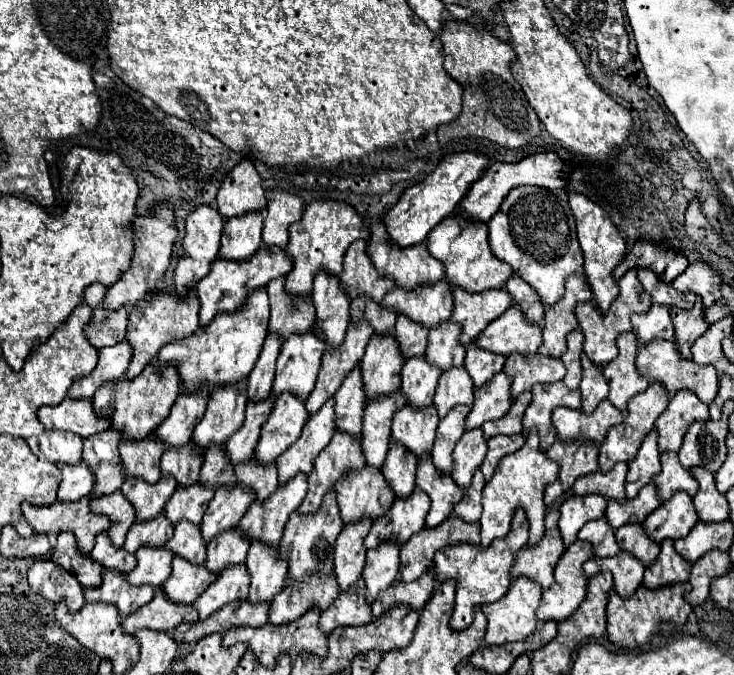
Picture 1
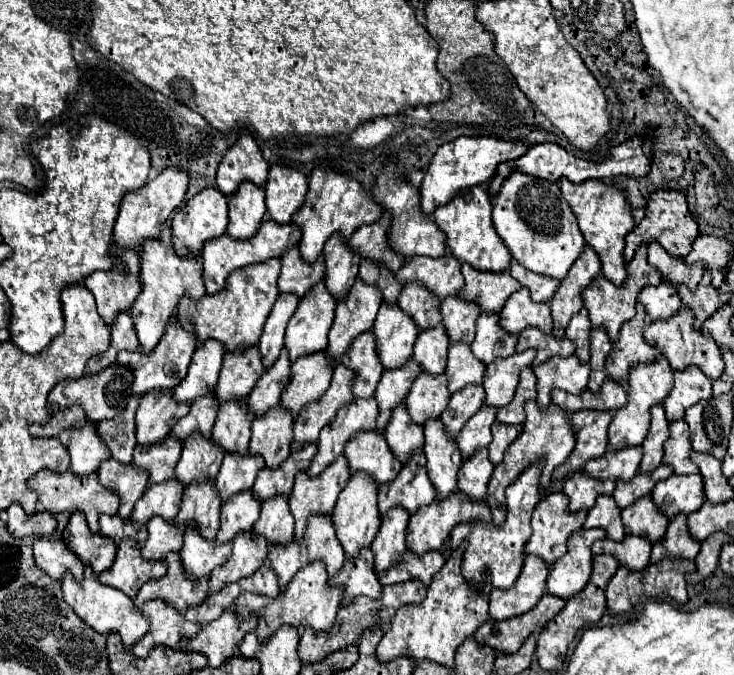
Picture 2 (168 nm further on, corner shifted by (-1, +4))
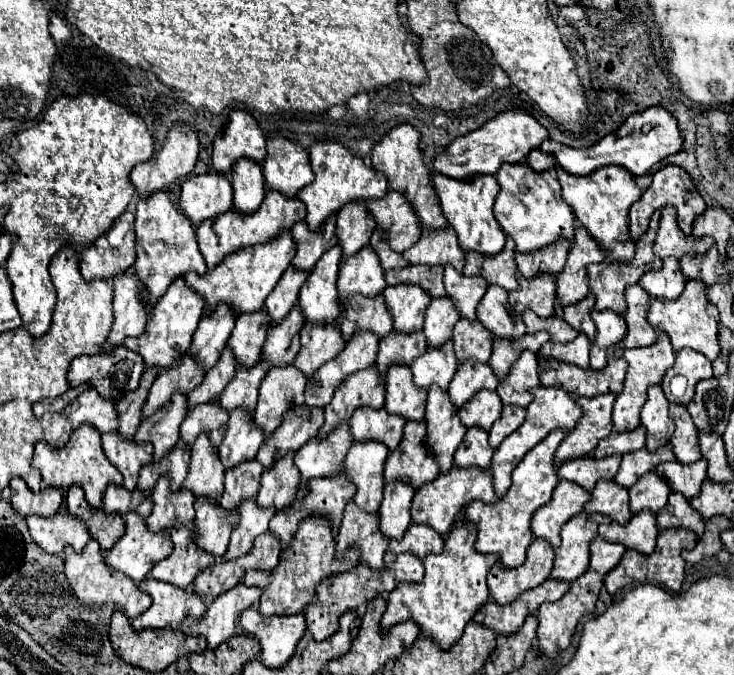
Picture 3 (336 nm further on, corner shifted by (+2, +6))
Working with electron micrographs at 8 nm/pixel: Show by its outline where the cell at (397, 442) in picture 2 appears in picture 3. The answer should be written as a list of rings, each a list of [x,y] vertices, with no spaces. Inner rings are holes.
[[[391,367],[387,373],[385,409],[395,415],[403,415],[409,421],[419,421],[425,415],[427,391],[419,391],[413,385],[409,367]]]

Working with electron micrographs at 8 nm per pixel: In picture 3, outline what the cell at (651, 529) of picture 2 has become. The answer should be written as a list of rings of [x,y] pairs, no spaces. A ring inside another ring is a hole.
[[[651,471],[629,489],[629,497],[631,497],[631,513],[639,513],[641,509],[651,509],[653,513],[657,513],[659,509],[663,509],[663,503],[667,503],[669,487],[663,477]]]

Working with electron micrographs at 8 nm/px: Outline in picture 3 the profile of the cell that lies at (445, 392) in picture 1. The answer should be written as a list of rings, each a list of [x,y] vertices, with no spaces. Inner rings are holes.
[[[459,319],[453,329],[453,343],[459,363],[463,363],[465,359],[487,363],[491,357],[491,347],[493,347],[491,333],[477,319],[475,323],[467,323],[467,319]]]

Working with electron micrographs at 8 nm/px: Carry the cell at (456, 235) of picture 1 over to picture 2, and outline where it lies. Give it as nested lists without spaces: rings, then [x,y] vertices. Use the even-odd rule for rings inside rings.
[[[488,183],[478,185],[474,189],[460,191],[458,197],[450,201],[450,205],[442,205],[434,211],[434,223],[446,235],[446,247],[460,263],[468,263],[480,271],[502,273],[510,267],[512,255],[498,237],[496,229],[492,227],[492,197],[488,195]]]

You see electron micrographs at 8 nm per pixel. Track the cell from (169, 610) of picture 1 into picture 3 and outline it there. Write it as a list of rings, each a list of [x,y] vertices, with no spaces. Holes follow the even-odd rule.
[[[189,523],[187,527],[171,527],[169,533],[175,545],[173,553],[149,571],[151,579],[189,587],[201,569],[215,563],[211,555],[203,555],[203,551],[191,543],[191,531],[195,531],[195,523]]]

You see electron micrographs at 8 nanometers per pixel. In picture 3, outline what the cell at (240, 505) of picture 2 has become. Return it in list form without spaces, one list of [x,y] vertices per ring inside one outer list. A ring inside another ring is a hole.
[[[257,459],[251,463],[243,463],[243,467],[235,467],[235,471],[225,471],[225,491],[221,495],[221,507],[231,511],[245,497],[255,497],[259,491],[259,477],[263,467],[259,467]]]

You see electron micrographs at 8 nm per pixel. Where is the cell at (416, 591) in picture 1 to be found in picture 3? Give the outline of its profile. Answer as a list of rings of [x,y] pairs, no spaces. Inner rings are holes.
[[[413,523],[407,529],[407,535],[403,535],[403,539],[389,541],[389,549],[385,553],[385,565],[391,567],[397,559],[397,553],[413,553],[419,559],[423,559],[427,553],[439,553],[443,551],[443,537],[435,535],[435,531],[431,531],[431,527],[419,527],[417,523]]]

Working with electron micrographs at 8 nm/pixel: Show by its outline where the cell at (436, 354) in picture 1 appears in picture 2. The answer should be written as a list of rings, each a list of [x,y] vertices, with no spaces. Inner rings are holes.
[[[446,297],[440,305],[442,325],[450,343],[472,343],[474,341],[474,323],[480,315],[478,305],[464,301],[462,297]]]

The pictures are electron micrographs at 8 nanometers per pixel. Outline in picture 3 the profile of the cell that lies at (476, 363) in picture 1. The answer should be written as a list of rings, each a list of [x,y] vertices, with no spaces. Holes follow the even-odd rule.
[[[489,287],[477,307],[477,319],[493,333],[493,337],[519,339],[525,335],[525,323],[521,315],[515,315],[507,307],[507,291],[501,287]]]

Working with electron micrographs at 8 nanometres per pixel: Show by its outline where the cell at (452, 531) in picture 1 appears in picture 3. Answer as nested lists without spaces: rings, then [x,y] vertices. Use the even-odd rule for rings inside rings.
[[[453,467],[451,471],[447,471],[447,475],[439,473],[431,483],[419,487],[419,491],[413,497],[413,505],[411,505],[411,519],[413,523],[429,525],[437,533],[445,535],[451,529],[451,525],[455,523],[457,513],[463,513],[465,505],[475,499],[485,501],[485,503],[497,501],[497,495],[491,483],[491,471],[479,471],[479,469],[463,471],[463,467]]]

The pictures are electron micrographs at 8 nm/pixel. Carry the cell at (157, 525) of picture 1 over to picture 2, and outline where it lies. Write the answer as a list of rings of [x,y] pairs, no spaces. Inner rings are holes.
[[[166,481],[158,485],[150,485],[144,497],[134,507],[130,521],[146,525],[152,517],[160,515],[164,521],[174,521],[182,501],[182,485],[178,481]]]

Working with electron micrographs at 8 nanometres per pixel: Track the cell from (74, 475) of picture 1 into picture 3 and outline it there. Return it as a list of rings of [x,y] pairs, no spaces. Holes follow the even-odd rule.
[[[89,387],[85,389],[67,409],[65,415],[77,429],[81,423],[91,423],[99,433],[115,431],[119,421],[115,419],[115,403],[107,403],[107,399],[99,399],[99,393]]]

